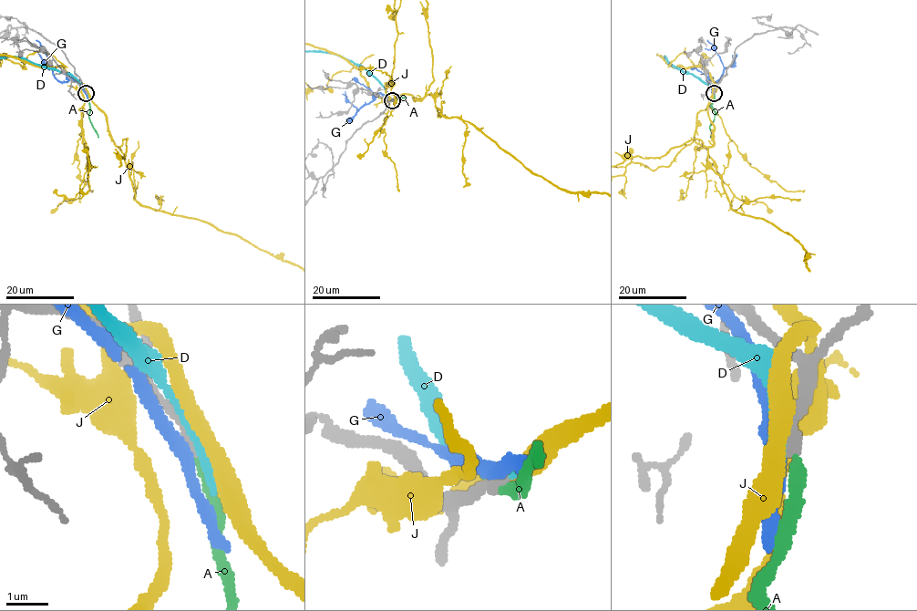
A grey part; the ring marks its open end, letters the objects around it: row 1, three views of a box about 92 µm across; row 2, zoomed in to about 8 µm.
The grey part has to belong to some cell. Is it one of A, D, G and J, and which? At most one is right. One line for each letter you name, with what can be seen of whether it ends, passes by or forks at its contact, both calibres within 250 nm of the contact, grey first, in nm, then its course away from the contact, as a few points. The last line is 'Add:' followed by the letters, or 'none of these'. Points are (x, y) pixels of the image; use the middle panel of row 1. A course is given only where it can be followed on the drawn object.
Add: none of these

